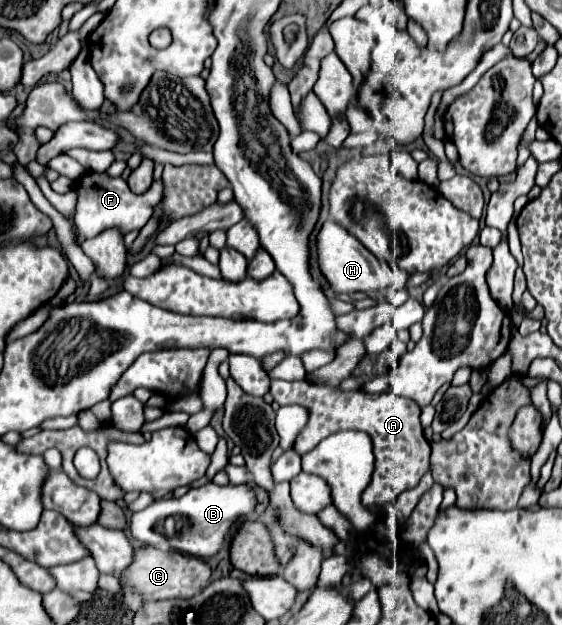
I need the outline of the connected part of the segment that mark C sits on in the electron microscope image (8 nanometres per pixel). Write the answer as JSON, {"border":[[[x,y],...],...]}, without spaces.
{"border":[[[144,546],[136,550],[134,564],[126,570],[128,584],[138,590],[146,600],[166,600],[166,598],[192,598],[202,588],[210,584],[212,570],[210,566],[196,556],[182,554],[178,550],[158,550],[152,546]]]}

